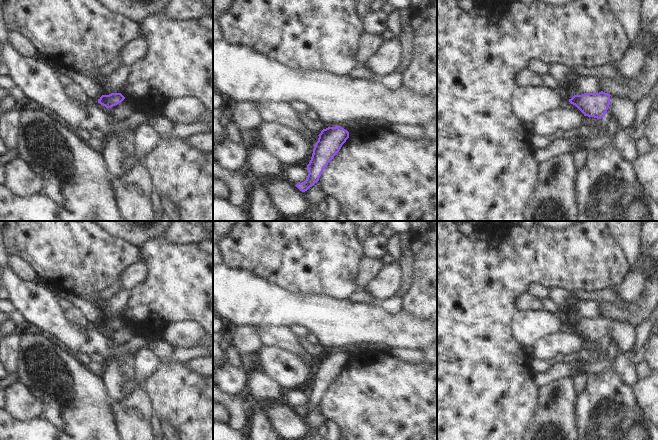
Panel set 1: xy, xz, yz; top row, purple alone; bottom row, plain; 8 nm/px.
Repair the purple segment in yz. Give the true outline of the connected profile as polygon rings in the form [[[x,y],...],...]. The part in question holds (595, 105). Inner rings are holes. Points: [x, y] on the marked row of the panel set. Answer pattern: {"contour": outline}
{"contour": [[[603,91],[599,93],[584,93],[574,95],[569,102],[575,105],[584,116],[601,119],[605,116],[610,105],[610,94]]]}

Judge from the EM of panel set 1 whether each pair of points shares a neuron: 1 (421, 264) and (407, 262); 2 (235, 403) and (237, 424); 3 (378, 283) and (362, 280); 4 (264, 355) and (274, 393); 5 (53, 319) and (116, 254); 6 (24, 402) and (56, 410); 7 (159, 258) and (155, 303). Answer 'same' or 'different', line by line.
1: different
2: same
3: different
4: different
5: different
6: different
7: same

